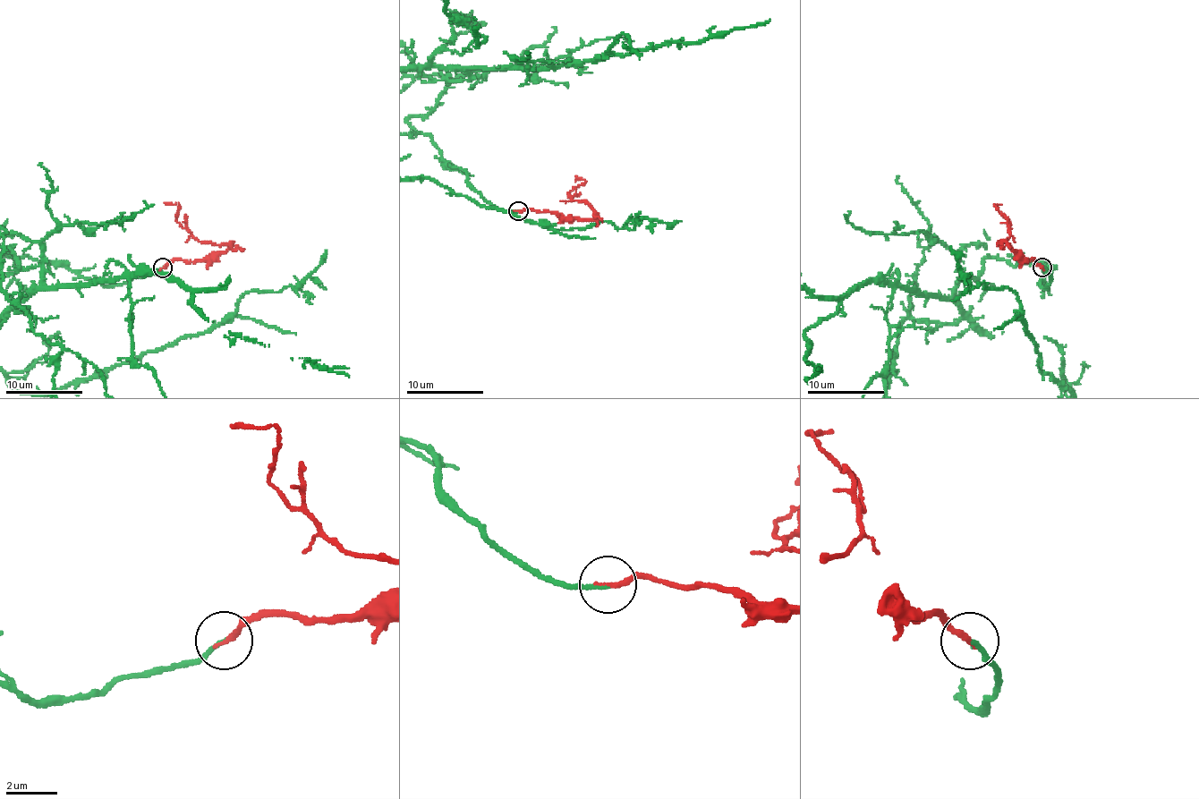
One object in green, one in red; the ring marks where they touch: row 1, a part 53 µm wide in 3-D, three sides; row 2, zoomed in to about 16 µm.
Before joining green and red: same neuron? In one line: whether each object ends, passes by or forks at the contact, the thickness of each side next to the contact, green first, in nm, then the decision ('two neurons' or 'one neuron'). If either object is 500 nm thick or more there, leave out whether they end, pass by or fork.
green ends | red ends | 180/240 nm | one neuron

